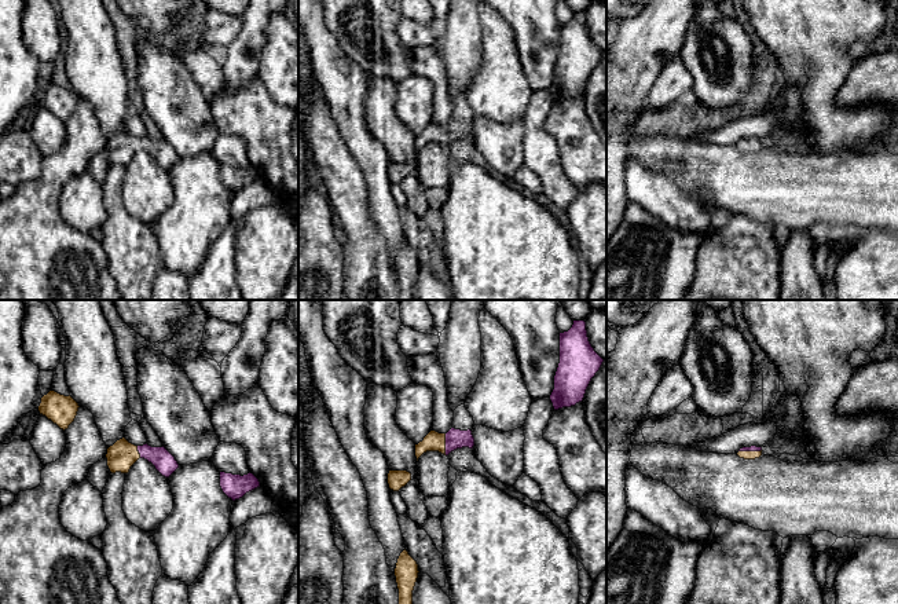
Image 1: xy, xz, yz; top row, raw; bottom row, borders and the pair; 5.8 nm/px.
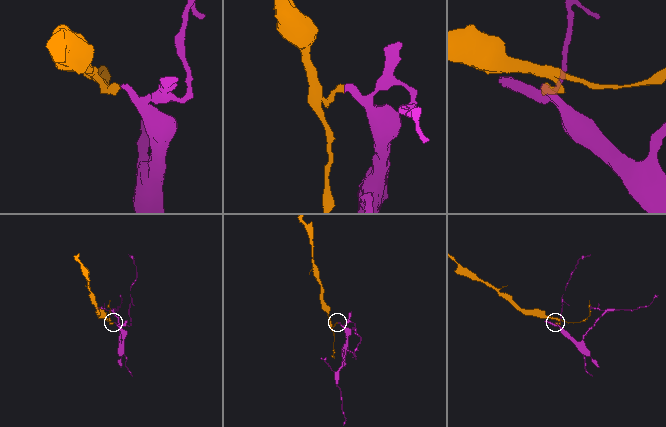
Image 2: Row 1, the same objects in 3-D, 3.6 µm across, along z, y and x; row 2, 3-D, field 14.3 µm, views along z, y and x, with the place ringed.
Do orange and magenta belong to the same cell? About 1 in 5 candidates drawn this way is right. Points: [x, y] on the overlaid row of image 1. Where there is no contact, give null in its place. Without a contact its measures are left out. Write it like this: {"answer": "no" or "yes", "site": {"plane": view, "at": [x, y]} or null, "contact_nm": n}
{"answer": "yes", "site": {"plane": "xz", "at": [444, 445]}, "contact_nm": 130}

